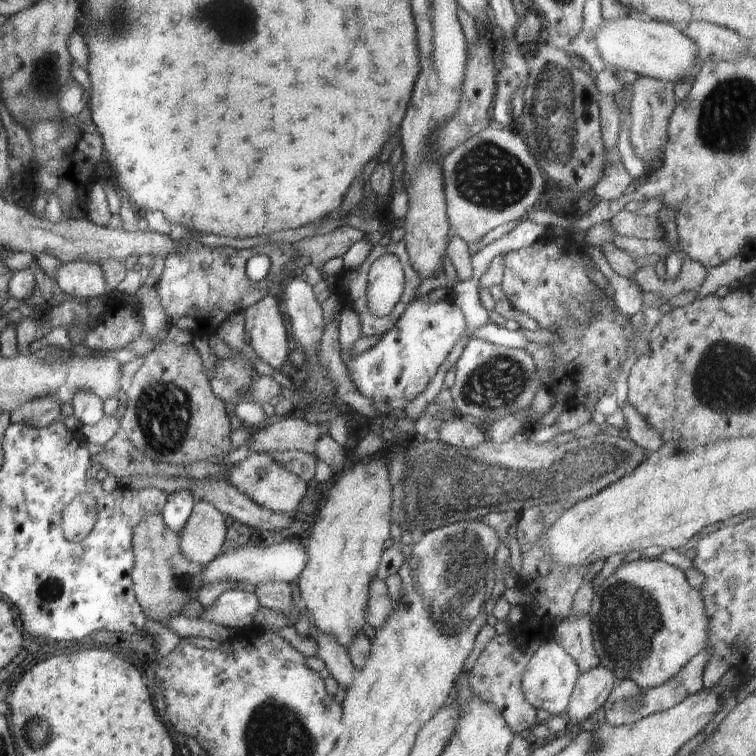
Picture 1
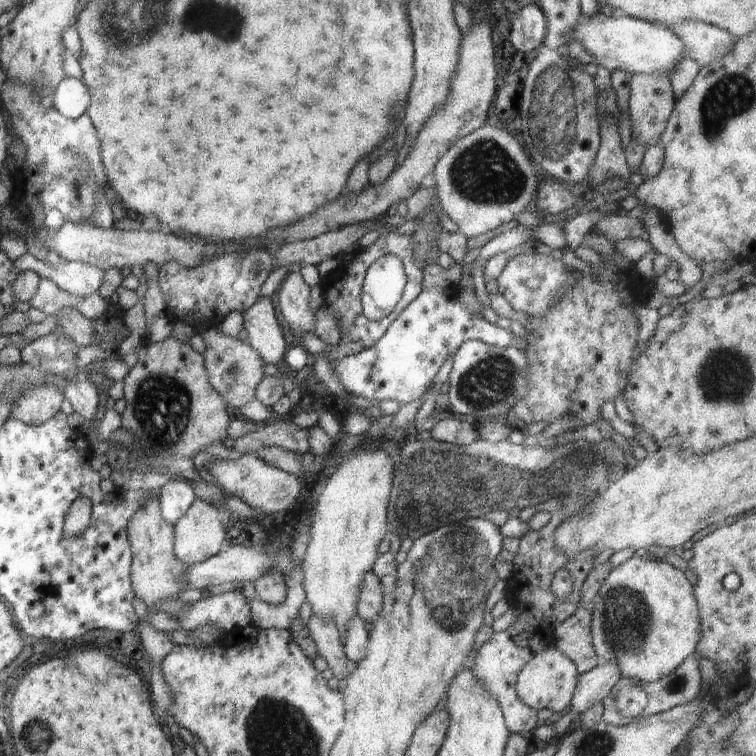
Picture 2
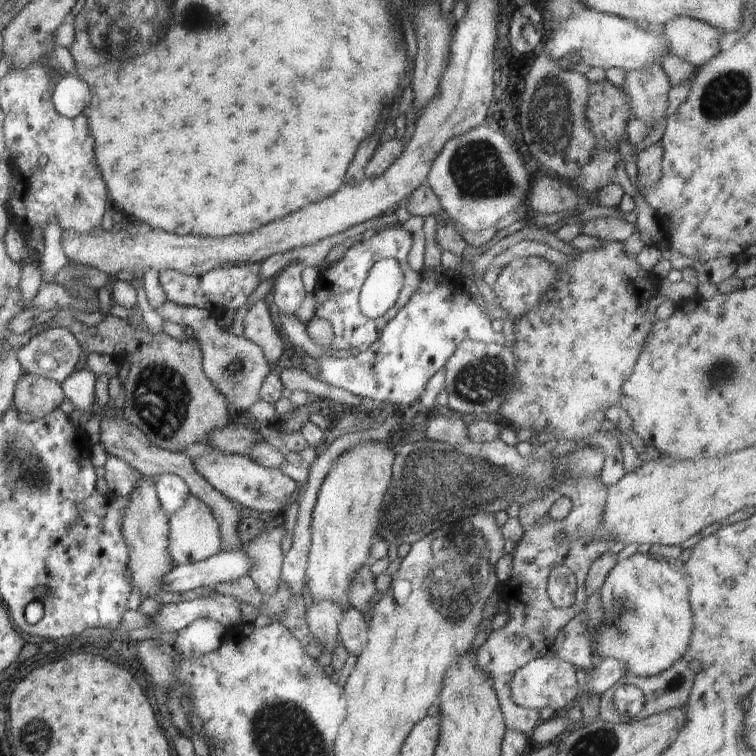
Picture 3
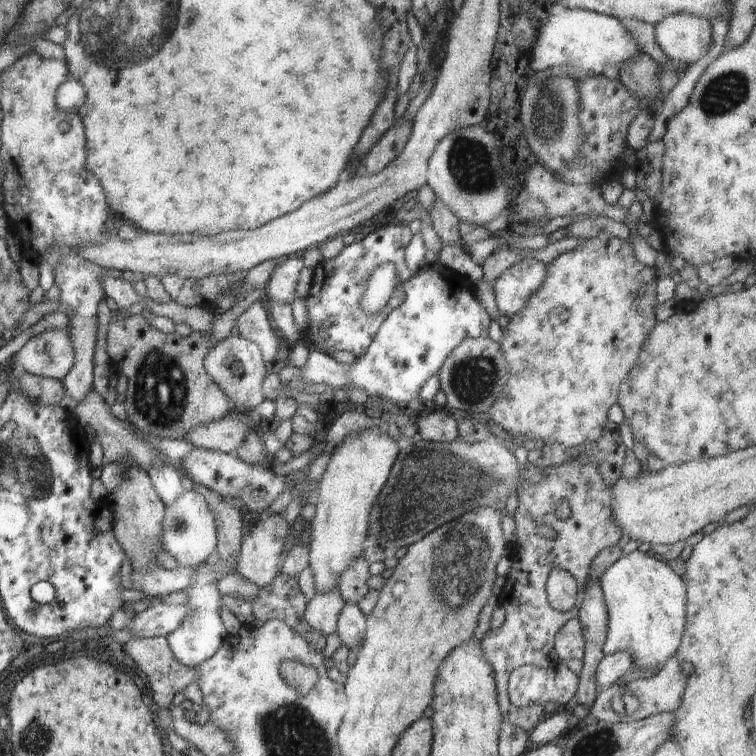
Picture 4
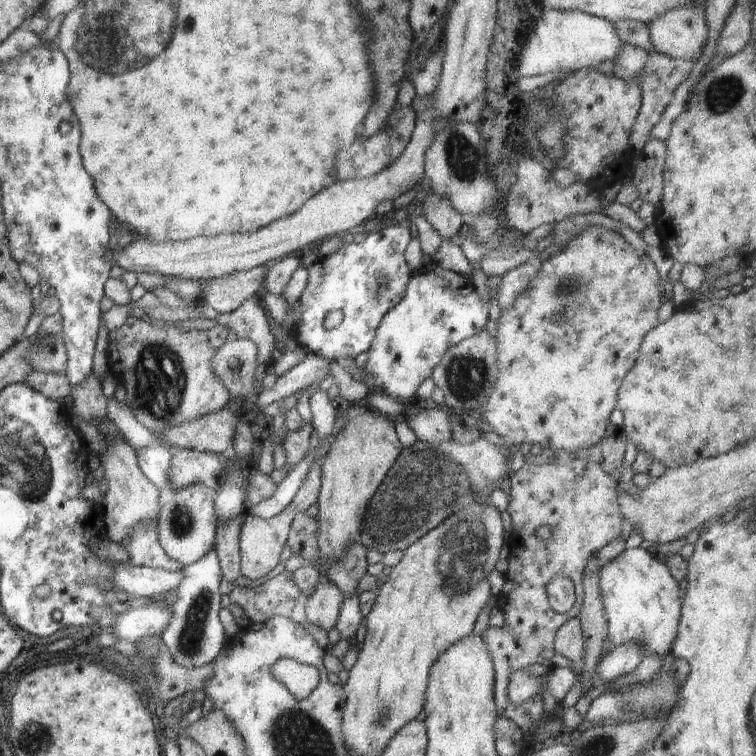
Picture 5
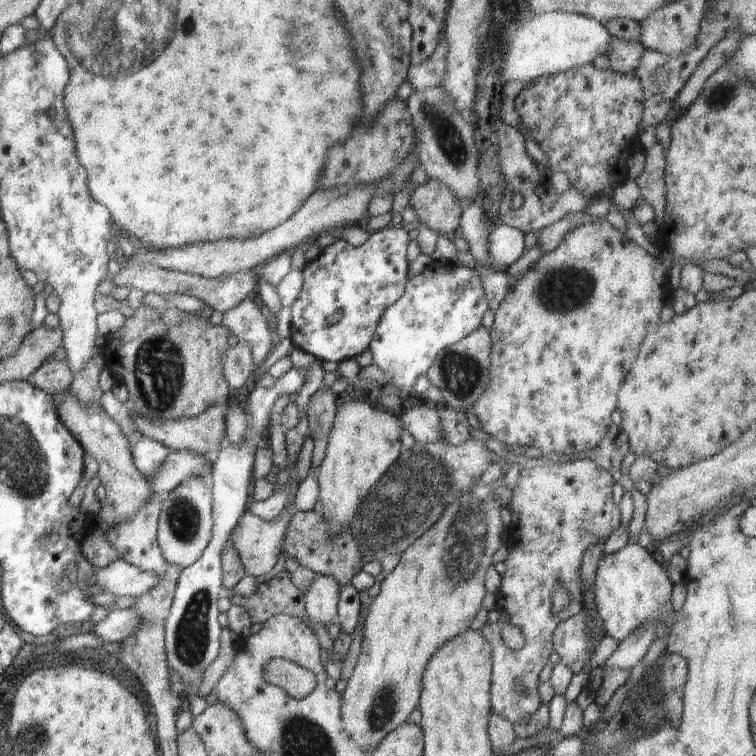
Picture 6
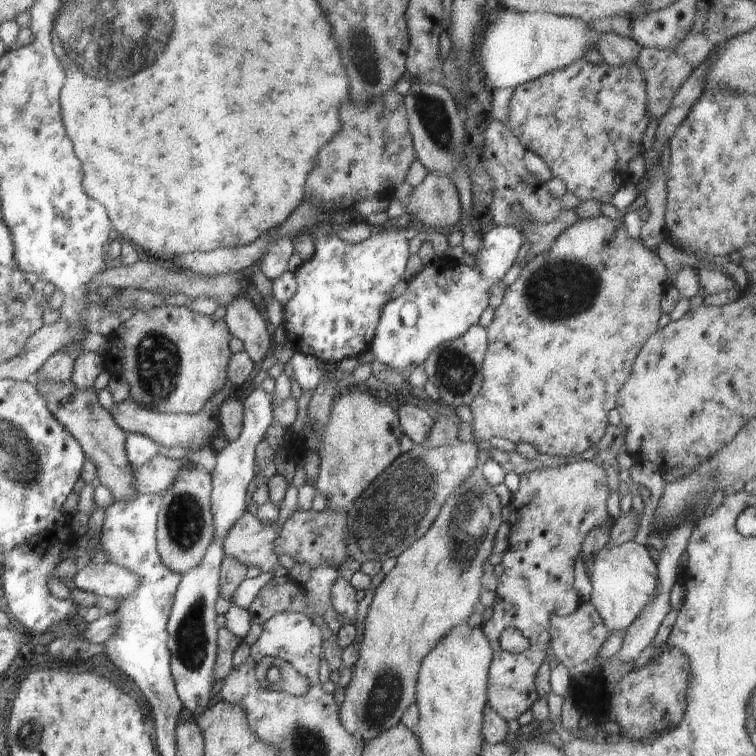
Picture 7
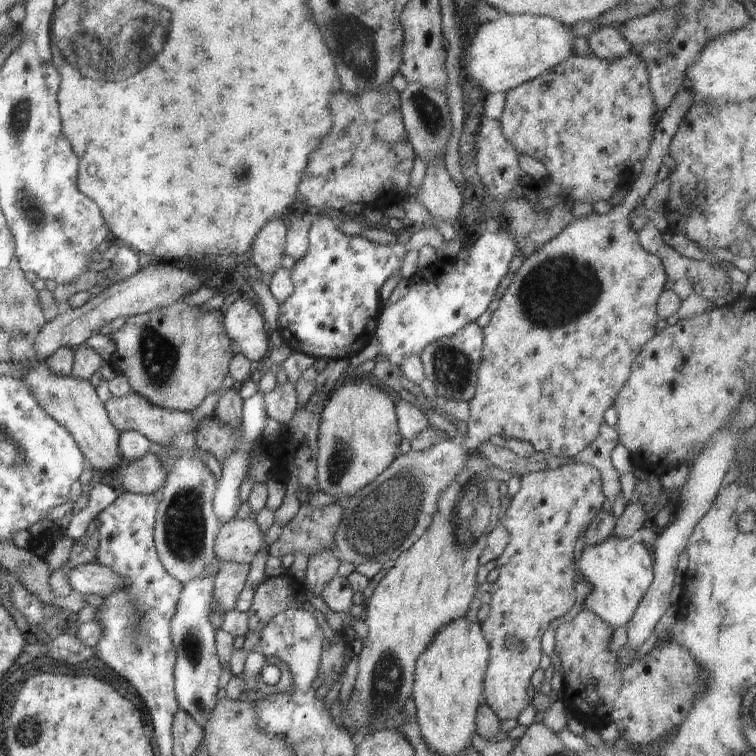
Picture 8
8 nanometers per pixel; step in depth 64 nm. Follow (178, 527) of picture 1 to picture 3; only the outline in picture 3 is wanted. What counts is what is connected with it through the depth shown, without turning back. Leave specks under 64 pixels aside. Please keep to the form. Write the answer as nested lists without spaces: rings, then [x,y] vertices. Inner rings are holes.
[[[162,474],[157,478],[155,490],[158,501],[169,519],[174,512],[178,512],[182,508],[186,499],[190,498],[190,488],[174,474]]]

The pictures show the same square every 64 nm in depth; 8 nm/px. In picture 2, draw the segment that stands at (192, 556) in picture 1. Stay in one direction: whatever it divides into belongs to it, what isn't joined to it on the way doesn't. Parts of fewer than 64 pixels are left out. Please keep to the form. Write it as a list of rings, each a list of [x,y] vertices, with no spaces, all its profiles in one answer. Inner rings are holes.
[[[194,500],[173,528],[174,554],[187,566],[204,562],[225,548],[225,521],[218,508],[206,500]]]

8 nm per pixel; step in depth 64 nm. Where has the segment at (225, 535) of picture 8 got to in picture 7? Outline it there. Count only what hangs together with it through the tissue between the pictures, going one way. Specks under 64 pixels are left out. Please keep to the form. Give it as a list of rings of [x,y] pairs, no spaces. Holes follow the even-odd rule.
[[[252,509],[242,517],[224,538],[224,555],[235,558],[247,568],[259,568],[262,573],[272,573],[279,564],[274,554],[274,542],[280,536],[276,524],[262,524]]]

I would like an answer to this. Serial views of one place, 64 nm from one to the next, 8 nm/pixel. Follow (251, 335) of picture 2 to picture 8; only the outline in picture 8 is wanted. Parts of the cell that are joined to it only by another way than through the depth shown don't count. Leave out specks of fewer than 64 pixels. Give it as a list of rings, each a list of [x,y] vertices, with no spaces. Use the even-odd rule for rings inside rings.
[[[248,298],[235,300],[223,315],[224,330],[250,362],[266,359],[271,346],[264,328],[265,319]]]

